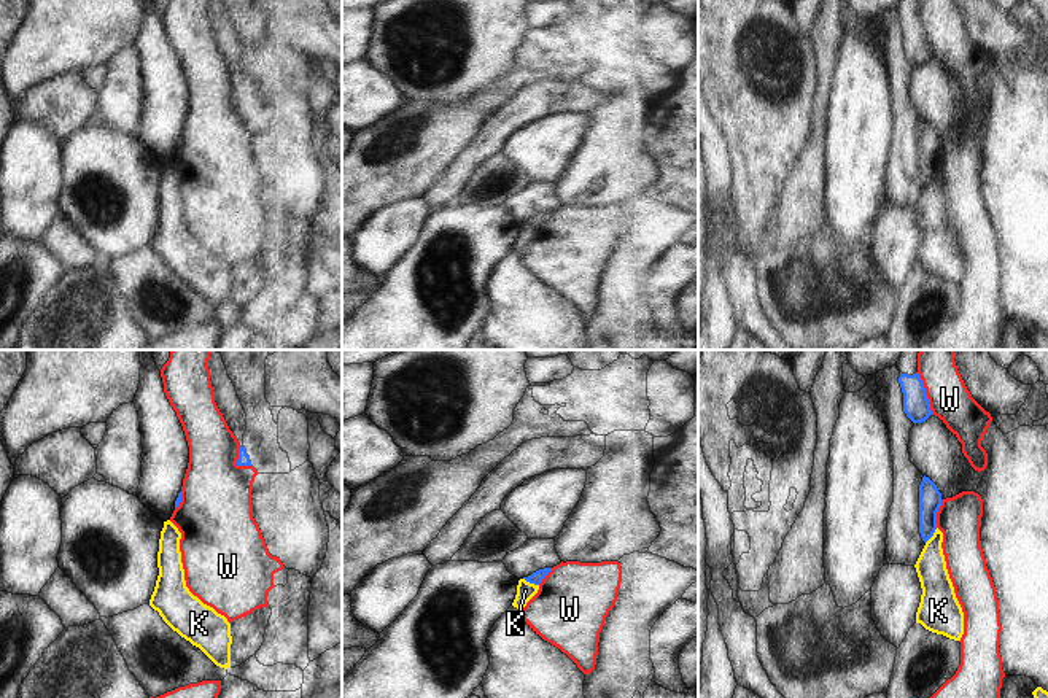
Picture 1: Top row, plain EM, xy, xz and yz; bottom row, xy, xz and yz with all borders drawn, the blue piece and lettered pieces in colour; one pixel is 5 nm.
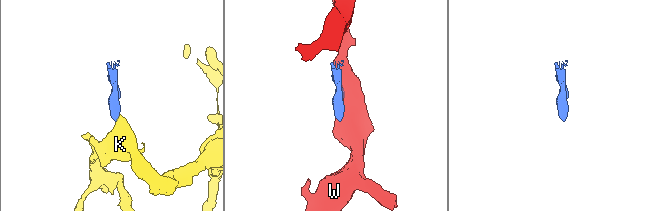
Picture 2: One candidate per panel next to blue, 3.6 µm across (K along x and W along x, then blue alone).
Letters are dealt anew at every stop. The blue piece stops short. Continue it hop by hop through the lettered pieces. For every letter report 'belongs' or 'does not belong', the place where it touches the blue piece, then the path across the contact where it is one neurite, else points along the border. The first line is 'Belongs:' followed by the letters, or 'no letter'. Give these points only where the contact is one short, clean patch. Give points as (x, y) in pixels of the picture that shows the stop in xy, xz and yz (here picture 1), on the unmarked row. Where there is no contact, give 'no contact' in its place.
Belongs: no letter
K: does not belong; meets blue in xz at (531, 226); border along xz (524, 221), (538, 229)
W: does not belong; meets blue in yz at (924, 37)

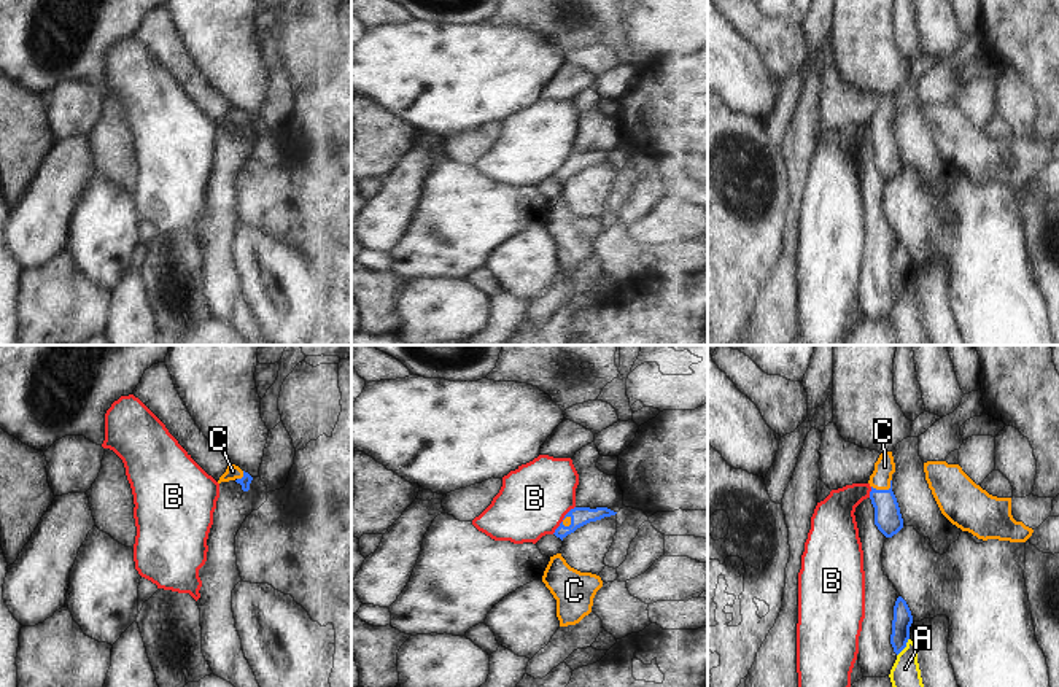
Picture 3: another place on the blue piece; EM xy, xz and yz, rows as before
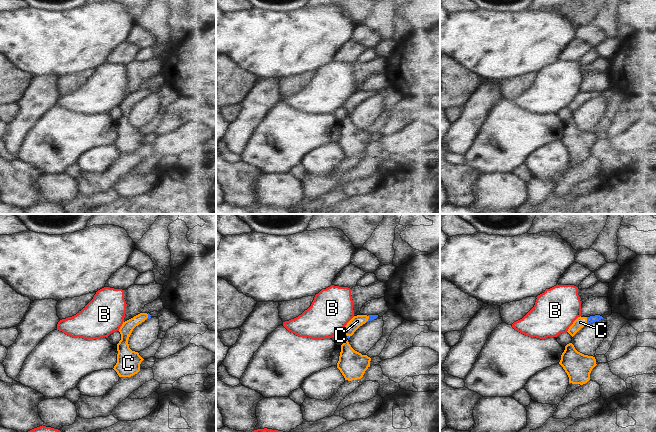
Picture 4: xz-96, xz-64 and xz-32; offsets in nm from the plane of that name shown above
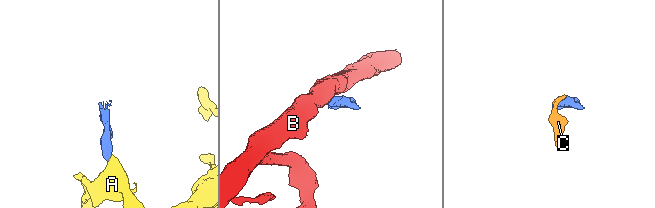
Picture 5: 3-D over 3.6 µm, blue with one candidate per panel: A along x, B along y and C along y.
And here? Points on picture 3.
Belongs: C
A: does not belong; meets blue in yz at (903, 291); border along yz (908, 282), (897, 299)
B: does not belong; meets blue in xz at (562, 166); border along xz (574, 150), (552, 177)
C: belongs; meets blue in yz at (884, 134); runs through yz (888, 163), (884, 134), (884, 110)

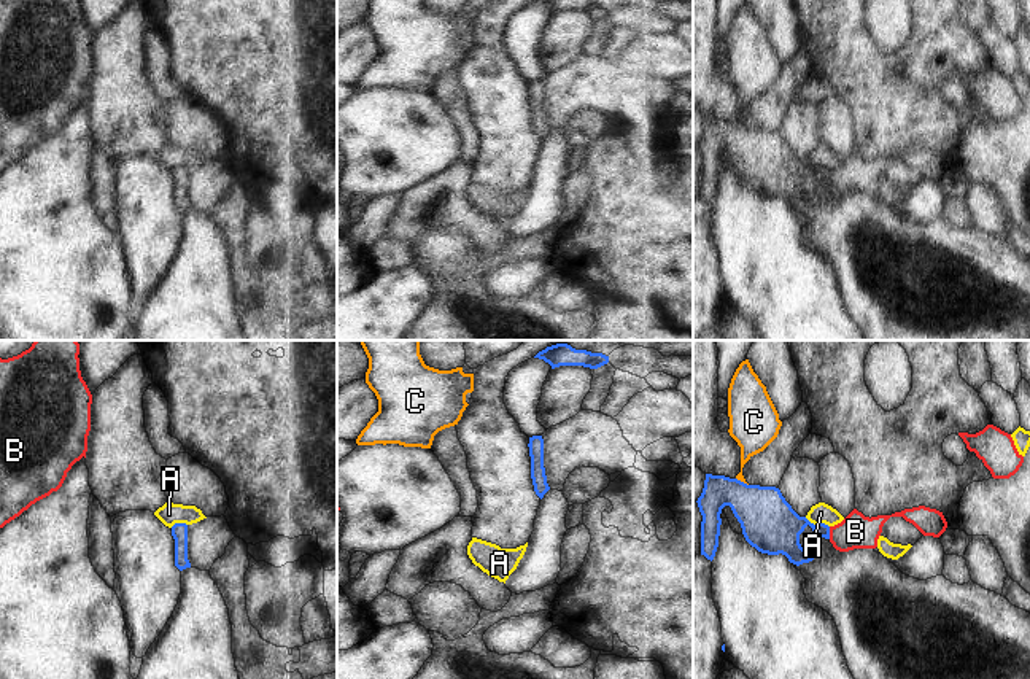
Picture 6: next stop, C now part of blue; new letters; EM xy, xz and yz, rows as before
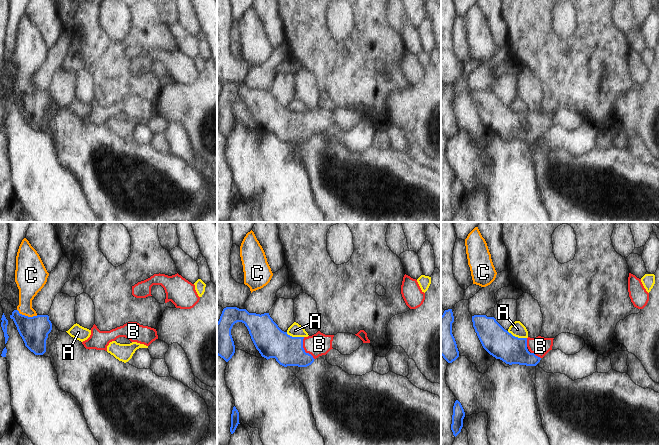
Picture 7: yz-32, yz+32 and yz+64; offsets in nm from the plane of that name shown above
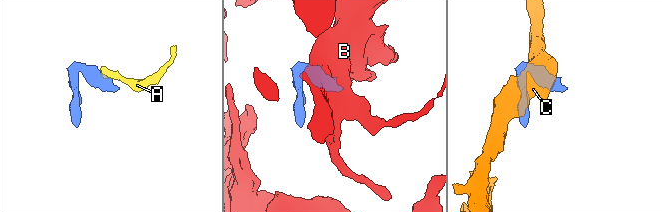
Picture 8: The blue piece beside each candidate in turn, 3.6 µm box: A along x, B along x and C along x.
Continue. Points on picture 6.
Belongs: B
A: does not belong; meets blue in yz at (819, 167); border along yz (805, 161), (828, 170)
B: belongs; meets blue in yz at (828, 177); runs through yz (779, 172), (809, 167), (828, 177), (855, 175)
C: does not belong; meets blue in yz at (743, 126); border along yz (736, 121), (747, 129)

